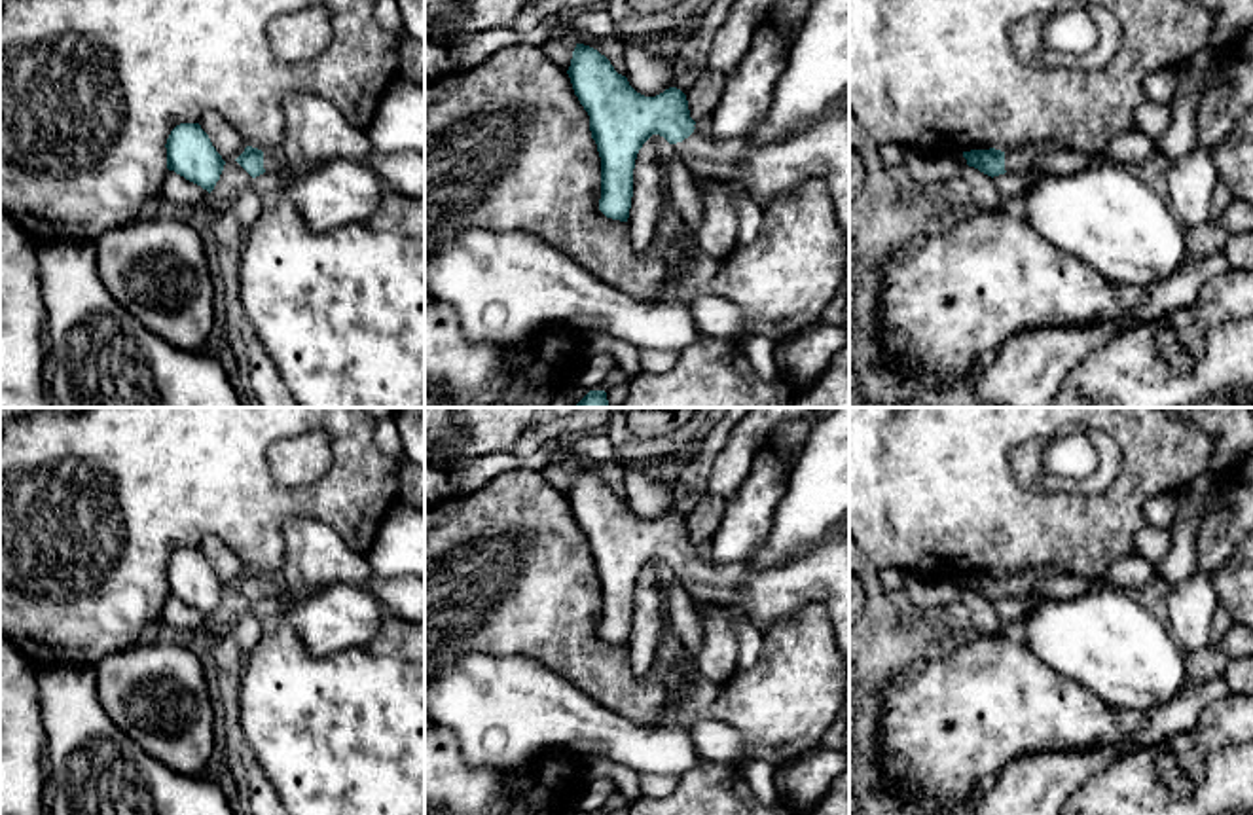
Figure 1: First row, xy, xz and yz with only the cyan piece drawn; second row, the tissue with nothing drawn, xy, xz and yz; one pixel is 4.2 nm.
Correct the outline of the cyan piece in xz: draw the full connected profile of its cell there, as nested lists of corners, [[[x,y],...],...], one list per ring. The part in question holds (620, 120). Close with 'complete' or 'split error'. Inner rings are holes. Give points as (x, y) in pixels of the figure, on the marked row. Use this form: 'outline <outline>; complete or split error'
outline [[[576,44],[567,74],[590,116],[601,157],[599,210],[607,218],[627,222],[637,154],[652,135],[660,135],[694,176],[739,180],[764,205],[809,178],[825,180],[849,246],[849,114],[844,108],[826,112],[783,142],[754,146],[741,138],[698,136],[681,89],[645,97],[590,45]]]; split error

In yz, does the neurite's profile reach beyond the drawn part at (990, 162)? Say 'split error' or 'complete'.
split error

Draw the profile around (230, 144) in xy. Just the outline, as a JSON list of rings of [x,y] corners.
[[[218,110],[205,112],[199,125],[209,135],[224,161],[235,161],[245,152],[245,138]]]

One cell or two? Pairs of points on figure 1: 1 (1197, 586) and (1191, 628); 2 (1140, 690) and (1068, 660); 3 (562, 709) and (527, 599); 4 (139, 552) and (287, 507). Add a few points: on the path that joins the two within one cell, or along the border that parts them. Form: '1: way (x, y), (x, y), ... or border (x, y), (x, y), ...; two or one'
1: way (1195, 596), (1191, 618); one
2: way (1123, 673), (1109, 660), (1085, 660); one
3: border (507, 658), (514, 654), (531, 656), (588, 694); two
4: way (175, 516), (184, 507), (251, 507); one

